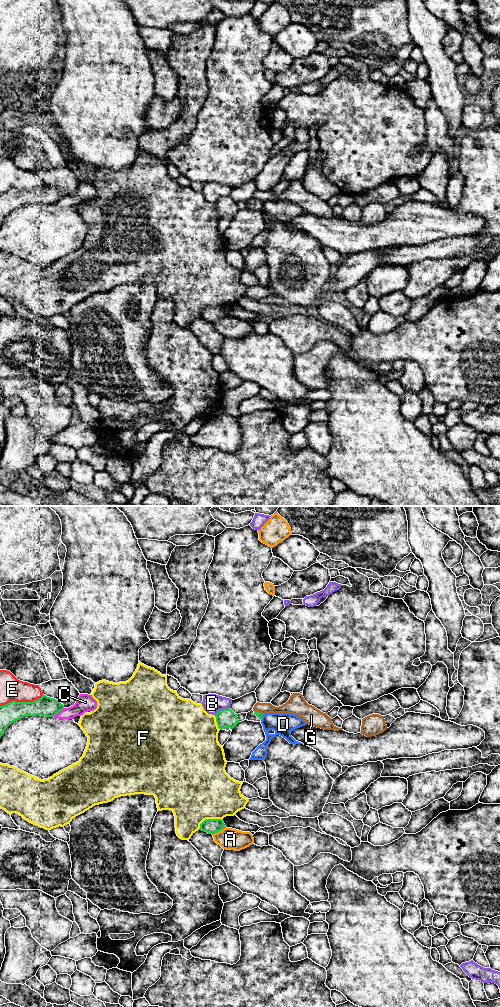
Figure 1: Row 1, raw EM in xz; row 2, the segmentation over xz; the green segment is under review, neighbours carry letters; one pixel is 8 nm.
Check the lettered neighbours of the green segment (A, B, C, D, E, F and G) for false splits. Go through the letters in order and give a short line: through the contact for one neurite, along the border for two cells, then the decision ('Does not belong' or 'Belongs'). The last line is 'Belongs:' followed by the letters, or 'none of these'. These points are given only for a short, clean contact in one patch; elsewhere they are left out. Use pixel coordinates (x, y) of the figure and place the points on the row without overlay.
A: Does not belong
B: Does not belong
C: Does not belong
D: Line: xz (263, 202), (261, 207). Does not belong
E: Does not belong
F: Does not belong
G: Does not belong
Belongs: none of these

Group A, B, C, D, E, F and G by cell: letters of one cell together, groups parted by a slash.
A / B / C / D / E / F / G

